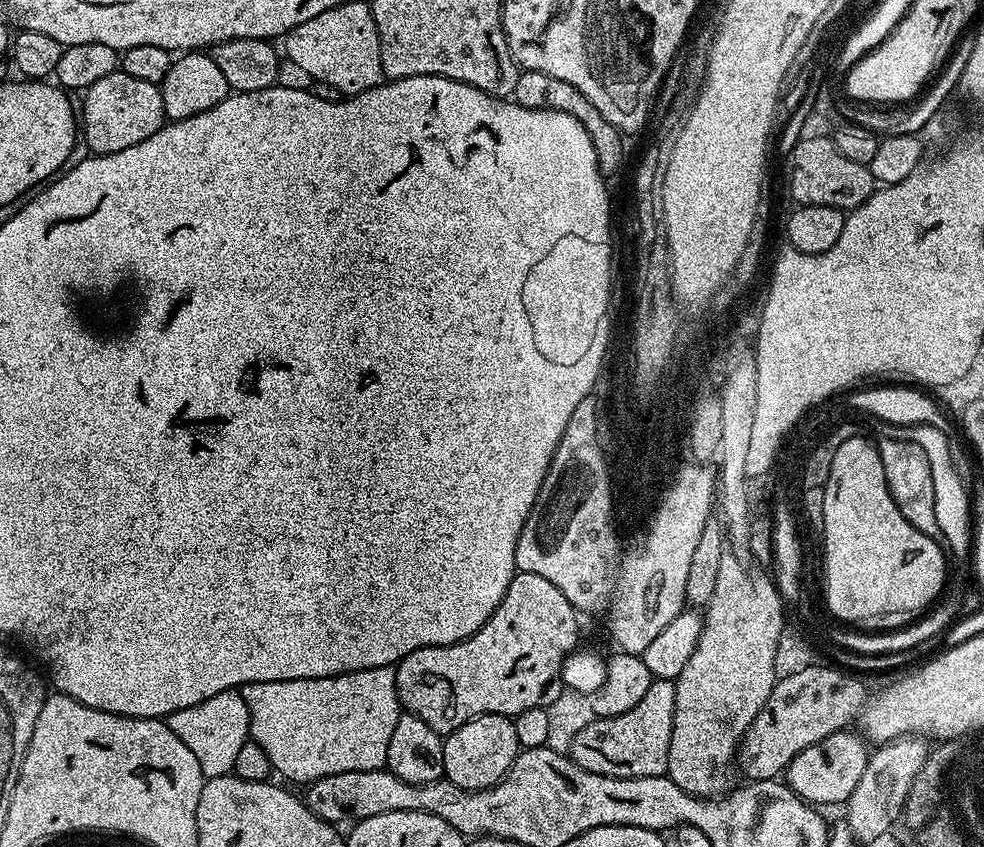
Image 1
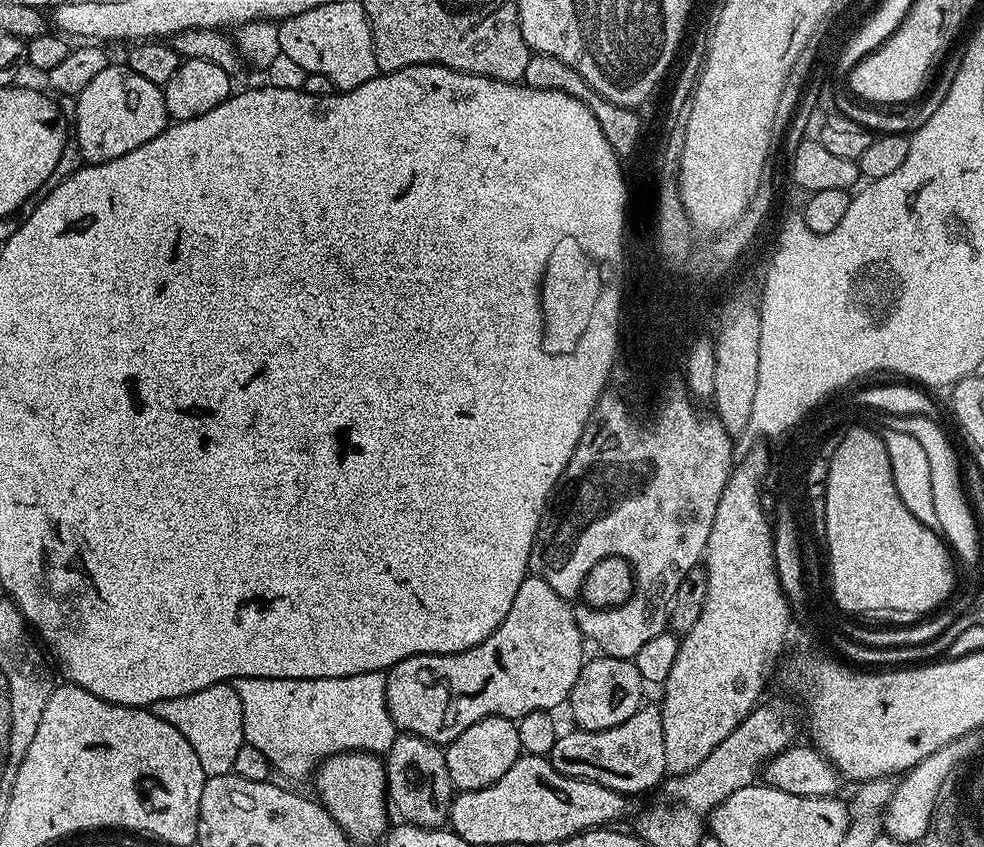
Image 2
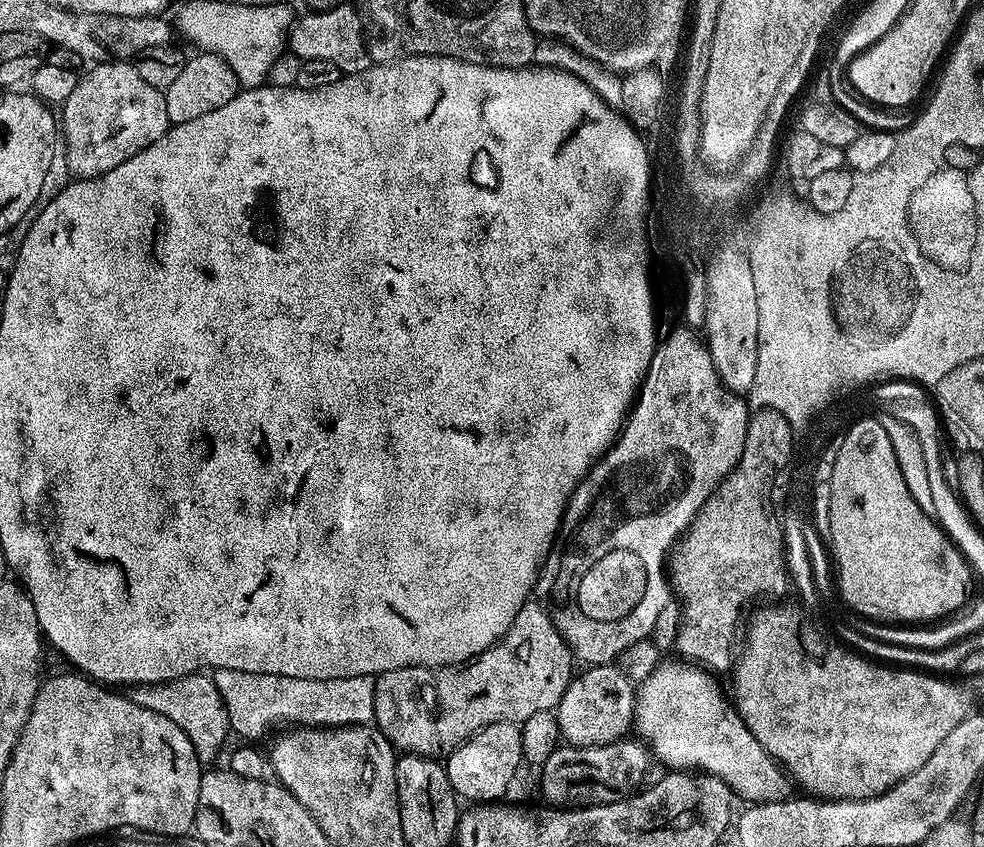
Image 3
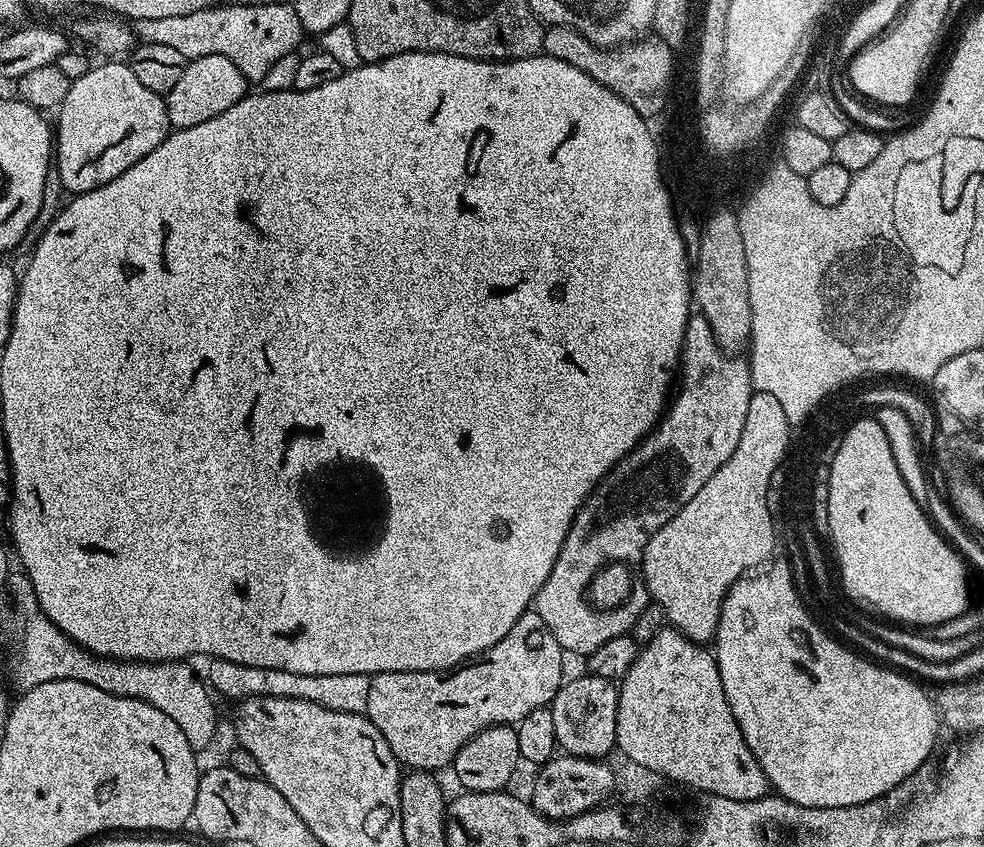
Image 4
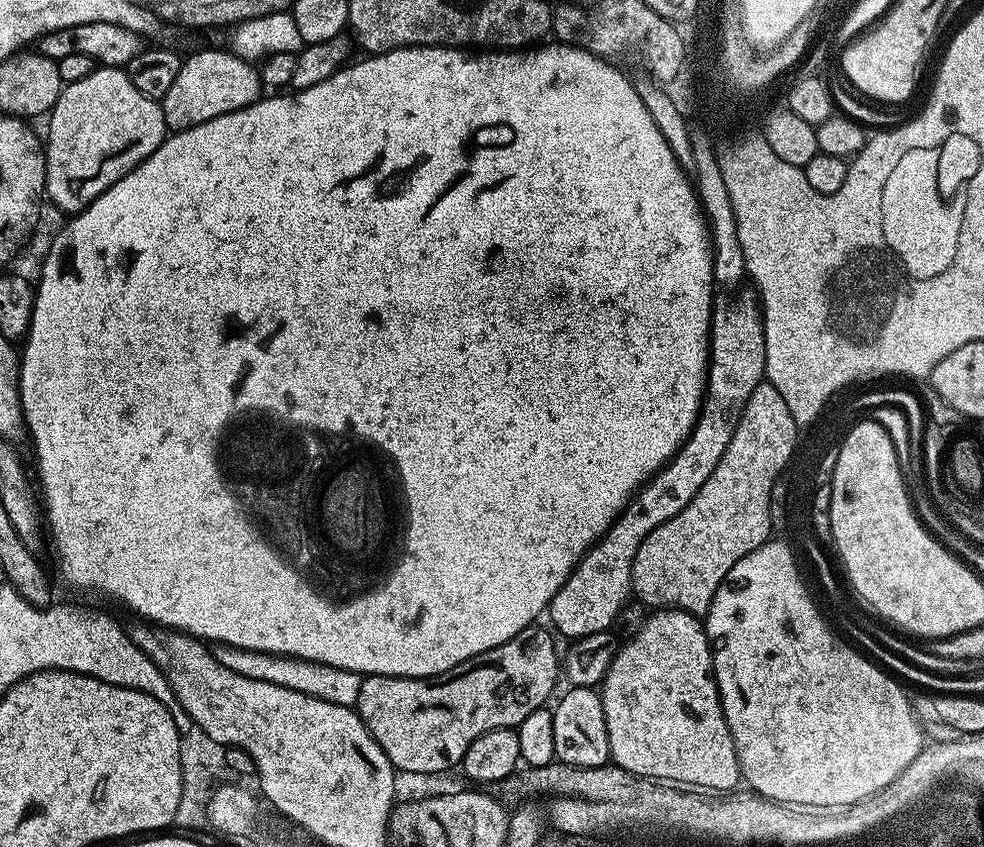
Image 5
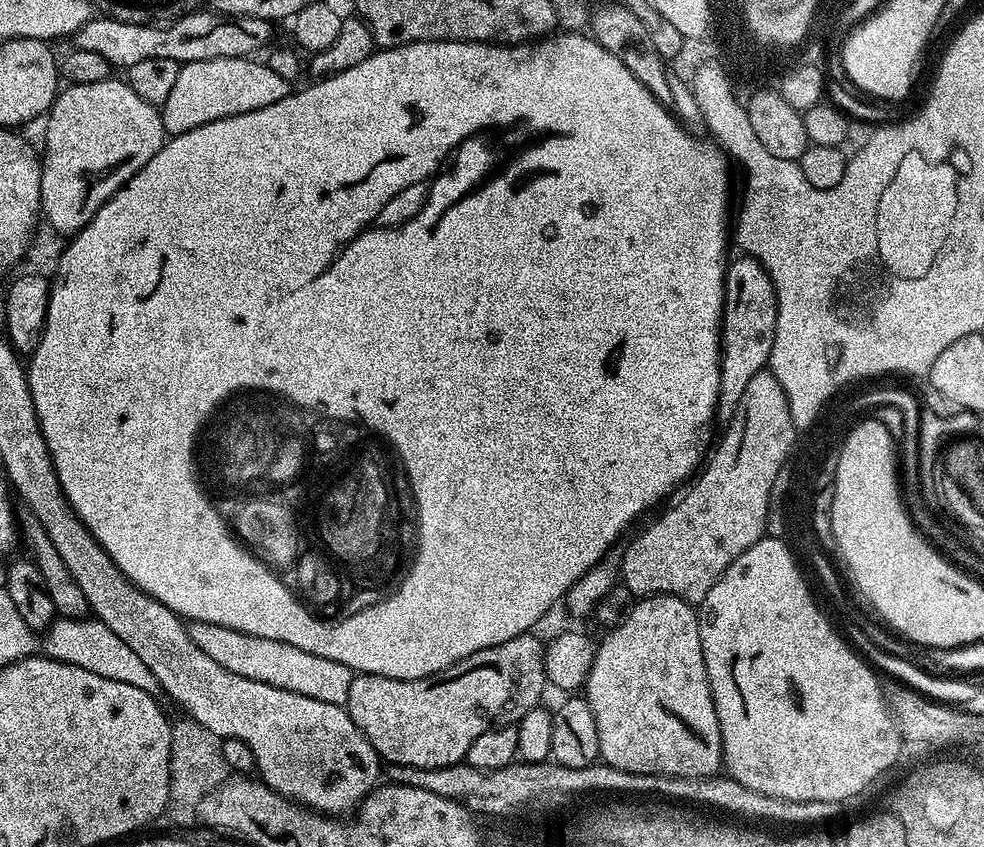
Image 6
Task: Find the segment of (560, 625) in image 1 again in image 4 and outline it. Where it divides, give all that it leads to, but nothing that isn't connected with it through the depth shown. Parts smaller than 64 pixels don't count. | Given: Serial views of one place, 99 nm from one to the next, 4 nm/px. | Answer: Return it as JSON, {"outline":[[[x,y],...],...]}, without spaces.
{"outline":[[[529,610],[510,626],[510,634],[471,662],[465,662],[443,672],[378,672],[370,682],[368,699],[368,720],[378,726],[382,738],[390,746],[396,759],[408,770],[435,773],[435,768],[444,768],[453,763],[462,746],[470,742],[478,733],[495,724],[515,726],[530,710],[538,710],[551,705],[560,685],[565,683],[564,659],[566,653],[560,647],[558,638],[550,634],[550,626],[534,610]]]}

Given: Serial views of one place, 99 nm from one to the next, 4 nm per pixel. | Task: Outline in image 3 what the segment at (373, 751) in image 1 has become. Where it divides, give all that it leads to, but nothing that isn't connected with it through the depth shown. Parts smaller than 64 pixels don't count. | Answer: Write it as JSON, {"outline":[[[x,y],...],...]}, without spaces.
{"outline":[[[215,669],[212,680],[222,694],[222,700],[228,711],[228,727],[236,732],[244,742],[260,742],[275,724],[302,724],[305,729],[351,728],[368,726],[376,719],[374,714],[375,679],[370,676],[354,678],[334,678],[333,680],[311,680],[310,678],[286,678],[278,674],[246,674],[246,670]]]}

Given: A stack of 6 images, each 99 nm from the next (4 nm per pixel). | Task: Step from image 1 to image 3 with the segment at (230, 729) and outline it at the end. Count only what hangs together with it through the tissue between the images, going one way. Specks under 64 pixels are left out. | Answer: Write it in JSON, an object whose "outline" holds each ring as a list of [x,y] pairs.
{"outline":[[[211,675],[183,676],[178,680],[172,680],[169,684],[140,686],[131,693],[131,697],[134,702],[138,702],[138,706],[146,706],[146,710],[154,710],[154,714],[170,718],[170,722],[174,722],[178,730],[182,730],[182,734],[190,738],[201,765],[211,765],[208,763],[220,751],[221,753],[225,751],[224,743],[227,742],[228,736],[230,737],[228,711]]]}

